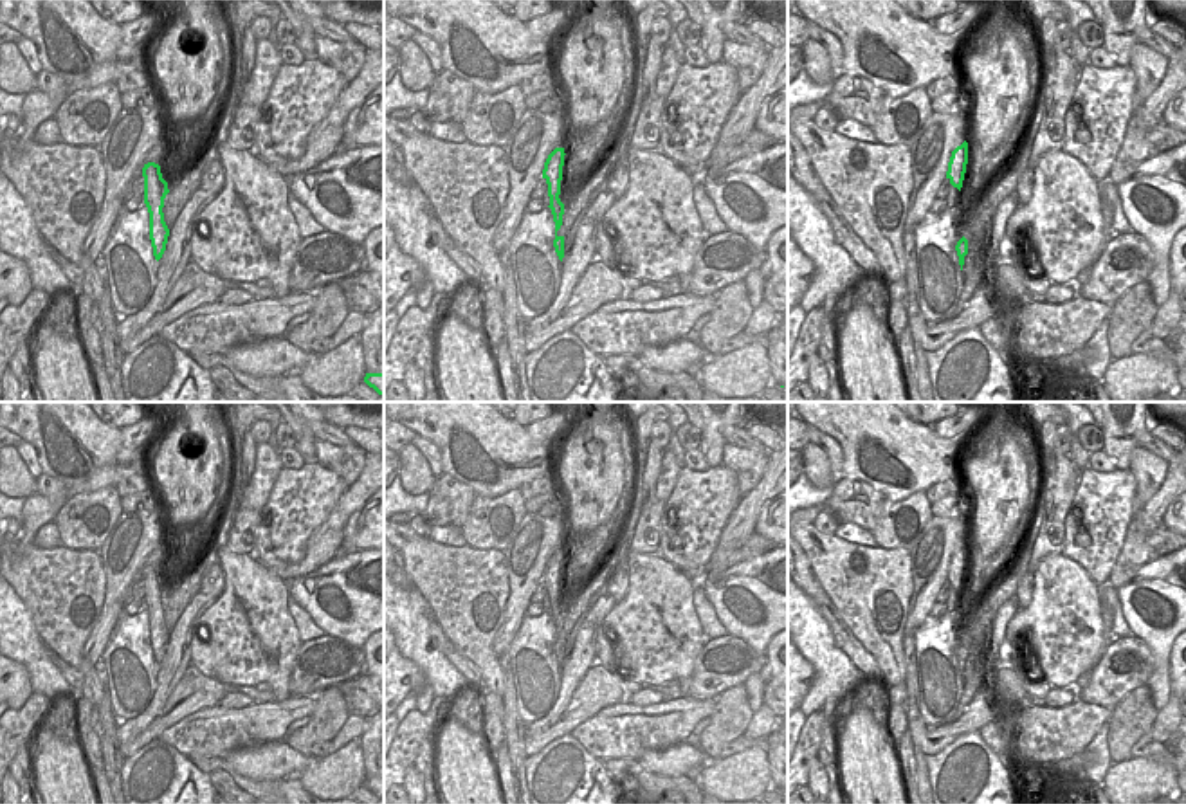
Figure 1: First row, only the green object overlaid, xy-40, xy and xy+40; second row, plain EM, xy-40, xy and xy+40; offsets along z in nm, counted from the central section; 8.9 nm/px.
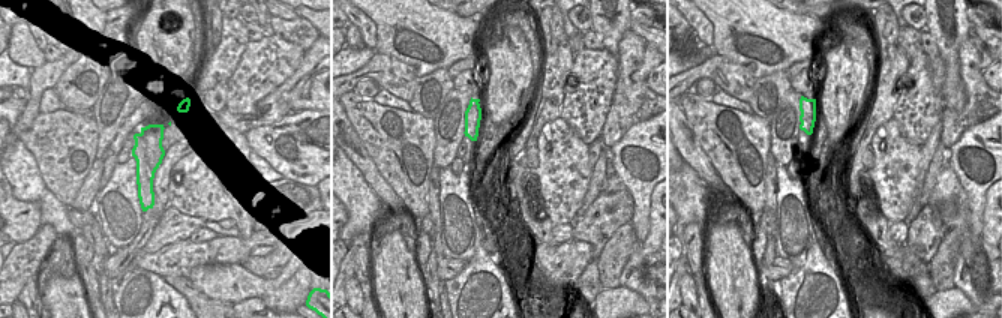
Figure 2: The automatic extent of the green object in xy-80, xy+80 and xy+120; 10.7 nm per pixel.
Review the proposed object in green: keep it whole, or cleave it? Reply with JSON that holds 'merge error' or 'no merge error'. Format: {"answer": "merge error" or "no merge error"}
{"answer": "merge error"}

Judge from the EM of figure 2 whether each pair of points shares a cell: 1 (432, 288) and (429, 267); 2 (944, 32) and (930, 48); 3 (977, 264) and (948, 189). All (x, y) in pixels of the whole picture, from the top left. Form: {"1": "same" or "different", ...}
{"1": "same", "2": "different", "3": "same"}

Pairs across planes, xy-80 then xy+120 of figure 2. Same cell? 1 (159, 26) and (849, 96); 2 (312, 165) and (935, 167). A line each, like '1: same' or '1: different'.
1: same
2: different

